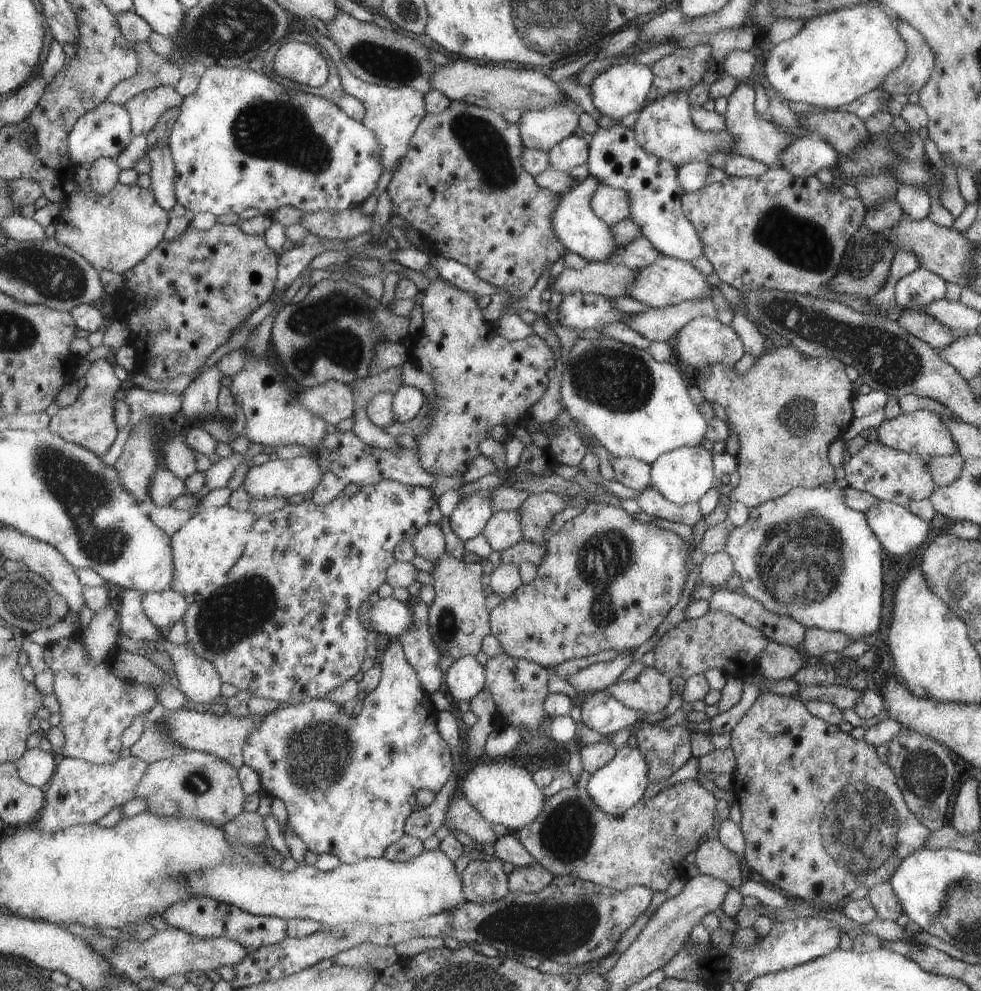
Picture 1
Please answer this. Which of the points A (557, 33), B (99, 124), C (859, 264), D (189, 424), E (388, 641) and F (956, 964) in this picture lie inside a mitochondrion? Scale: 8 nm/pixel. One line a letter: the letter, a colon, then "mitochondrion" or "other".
A: mitochondrion
B: mitochondrion
C: mitochondrion
D: other
E: other
F: other

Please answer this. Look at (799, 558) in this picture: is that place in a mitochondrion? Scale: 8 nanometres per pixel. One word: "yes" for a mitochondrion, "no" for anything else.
yes

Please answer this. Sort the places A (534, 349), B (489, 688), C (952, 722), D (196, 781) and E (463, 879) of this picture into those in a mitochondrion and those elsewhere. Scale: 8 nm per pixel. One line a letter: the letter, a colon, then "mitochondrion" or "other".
A: other
B: other
C: other
D: mitochondrion
E: other

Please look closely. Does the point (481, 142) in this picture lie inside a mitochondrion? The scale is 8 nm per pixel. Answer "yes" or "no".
yes

